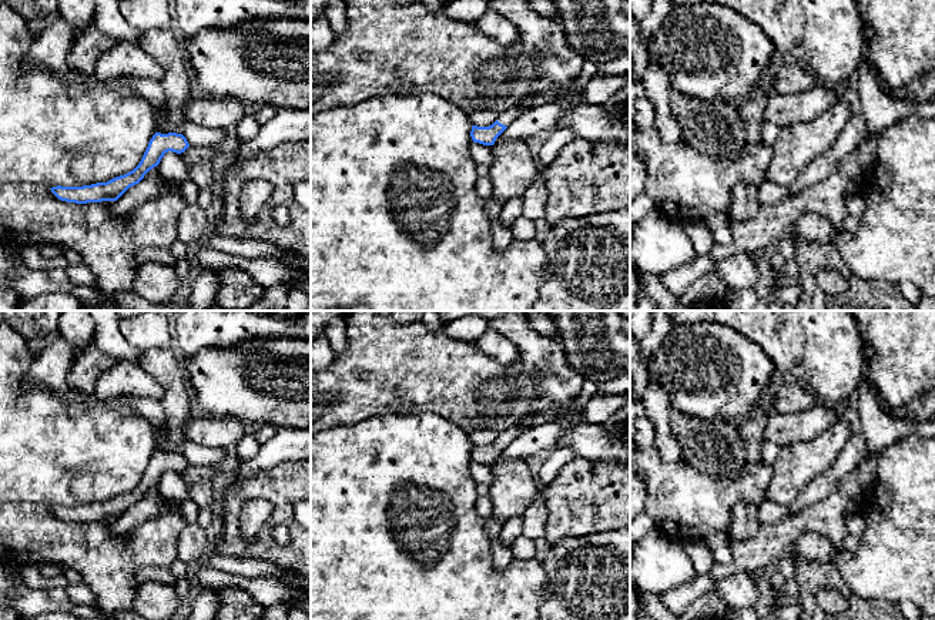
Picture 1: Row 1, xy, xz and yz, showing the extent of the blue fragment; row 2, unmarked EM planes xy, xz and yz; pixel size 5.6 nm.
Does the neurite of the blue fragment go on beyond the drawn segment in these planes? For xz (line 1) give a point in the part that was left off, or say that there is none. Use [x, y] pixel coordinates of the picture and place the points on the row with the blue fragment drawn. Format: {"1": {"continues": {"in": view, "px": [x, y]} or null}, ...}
{"1": {"continues": {"in": "xz", "px": [506, 119]}}}

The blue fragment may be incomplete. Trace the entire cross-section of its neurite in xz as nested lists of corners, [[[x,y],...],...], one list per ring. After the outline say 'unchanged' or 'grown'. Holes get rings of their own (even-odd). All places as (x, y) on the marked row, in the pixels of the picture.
[[[542,91],[533,97],[533,103],[523,108],[522,105],[515,105],[506,113],[499,113],[497,120],[489,127],[472,125],[470,137],[473,143],[483,145],[493,145],[496,138],[525,111],[529,111],[537,105],[553,103],[556,97],[554,91]]]; grown

